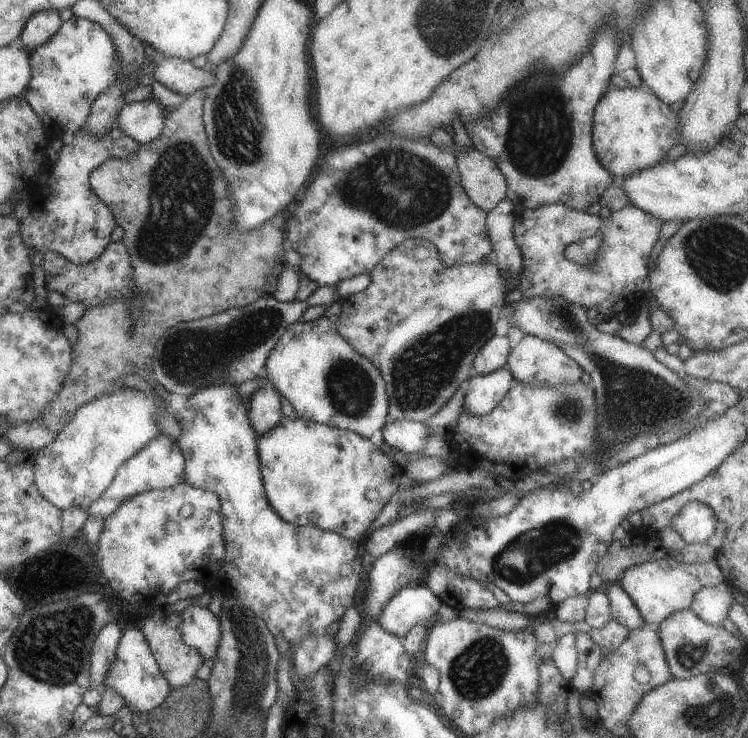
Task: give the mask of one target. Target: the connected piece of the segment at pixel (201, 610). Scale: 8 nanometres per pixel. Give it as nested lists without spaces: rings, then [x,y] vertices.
[[[188,605],[188,608],[181,613],[179,630],[182,641],[188,647],[198,650],[202,659],[211,665],[221,640],[218,616],[214,616],[207,607]]]

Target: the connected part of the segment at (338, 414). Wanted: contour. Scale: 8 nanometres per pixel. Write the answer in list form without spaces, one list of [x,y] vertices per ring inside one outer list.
[[[320,316],[310,322],[294,322],[280,336],[266,358],[262,376],[268,384],[276,388],[276,392],[285,397],[293,406],[295,416],[307,421],[328,425],[339,429],[355,432],[370,438],[376,430],[382,429],[387,423],[389,399],[386,386],[378,368],[370,359],[356,352],[336,328],[335,320]]]

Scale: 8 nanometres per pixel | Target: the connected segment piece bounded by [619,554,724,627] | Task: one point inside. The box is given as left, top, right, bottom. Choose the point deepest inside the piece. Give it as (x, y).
(658, 588)

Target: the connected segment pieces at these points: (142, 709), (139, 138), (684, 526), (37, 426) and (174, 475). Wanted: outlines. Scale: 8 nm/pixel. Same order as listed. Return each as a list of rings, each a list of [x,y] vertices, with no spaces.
[[[138,628],[123,629],[111,670],[104,678],[104,688],[112,688],[125,699],[125,706],[136,713],[148,713],[170,695],[168,680],[159,670],[144,634]]]
[[[153,98],[124,104],[124,108],[114,118],[112,128],[124,132],[138,143],[150,143],[164,130],[166,110]]]
[[[690,501],[672,518],[671,527],[685,543],[699,544],[714,535],[717,524],[712,509],[697,501]]]
[[[34,419],[31,423],[10,426],[3,436],[12,449],[32,449],[37,451],[46,446],[58,433]]]
[[[156,435],[146,446],[120,465],[108,488],[87,506],[88,516],[105,520],[121,505],[122,501],[135,494],[146,490],[165,489],[181,483],[184,481],[184,465],[185,458],[178,441],[166,435]]]

